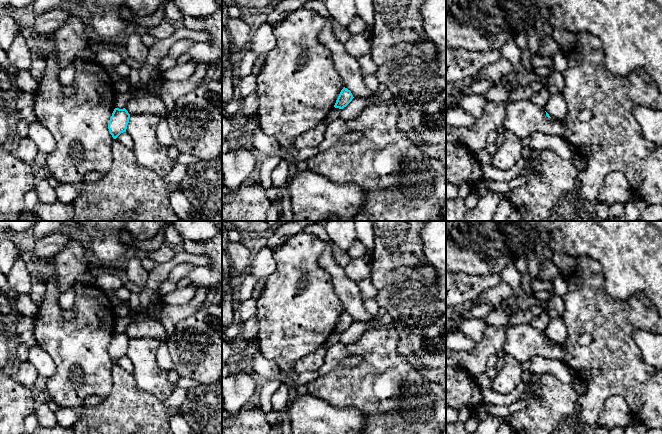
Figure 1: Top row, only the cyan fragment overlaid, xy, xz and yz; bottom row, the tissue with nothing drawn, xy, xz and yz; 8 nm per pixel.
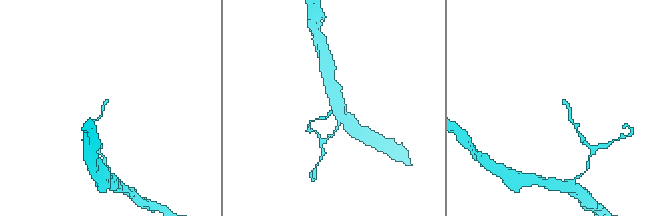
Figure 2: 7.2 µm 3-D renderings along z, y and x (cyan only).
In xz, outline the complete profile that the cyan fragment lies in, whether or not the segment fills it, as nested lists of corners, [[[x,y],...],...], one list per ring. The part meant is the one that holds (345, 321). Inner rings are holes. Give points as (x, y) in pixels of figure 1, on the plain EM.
[[[344,311],[340,316],[334,331],[343,333],[352,325],[353,322],[354,321],[353,321],[351,315]]]

